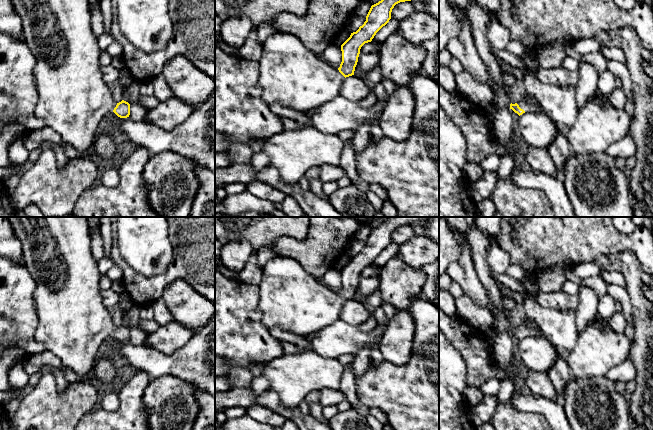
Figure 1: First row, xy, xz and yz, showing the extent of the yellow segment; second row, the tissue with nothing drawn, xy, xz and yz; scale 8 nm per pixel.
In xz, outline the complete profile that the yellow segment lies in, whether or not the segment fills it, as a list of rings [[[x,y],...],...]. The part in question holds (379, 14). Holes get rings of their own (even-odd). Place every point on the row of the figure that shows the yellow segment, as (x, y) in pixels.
[[[381,0],[371,6],[364,24],[341,45],[342,62],[338,69],[319,58],[291,34],[275,33],[269,36],[262,43],[263,51],[258,61],[258,85],[262,90],[262,100],[268,105],[278,104],[306,113],[340,95],[344,79],[354,75],[361,47],[371,42],[376,33],[389,22],[394,6],[405,1],[411,0]]]

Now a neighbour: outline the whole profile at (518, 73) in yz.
[[[497,59],[497,63],[500,66],[501,69],[503,69],[505,72],[509,72],[513,74],[517,81],[522,83],[524,80],[524,77],[526,75],[527,69],[518,69],[513,66],[510,66],[508,63],[504,62],[501,59]]]

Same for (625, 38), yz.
[[[624,26],[609,32],[610,45],[621,49],[626,58],[626,66],[632,84],[634,119],[630,134],[637,145],[636,164],[630,171],[629,188],[633,197],[634,217],[653,217],[653,77],[649,77],[642,69],[643,44],[636,31]]]

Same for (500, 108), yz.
[[[492,88],[493,99],[488,111],[494,118],[493,127],[496,137],[502,145],[511,142],[513,132],[513,116],[510,111],[511,97],[500,88]]]

